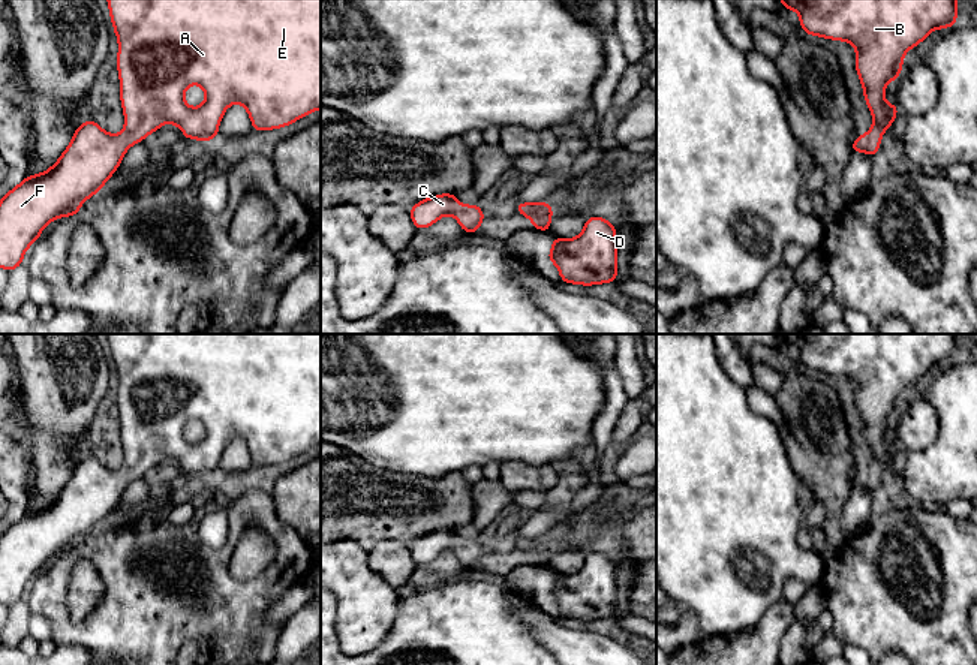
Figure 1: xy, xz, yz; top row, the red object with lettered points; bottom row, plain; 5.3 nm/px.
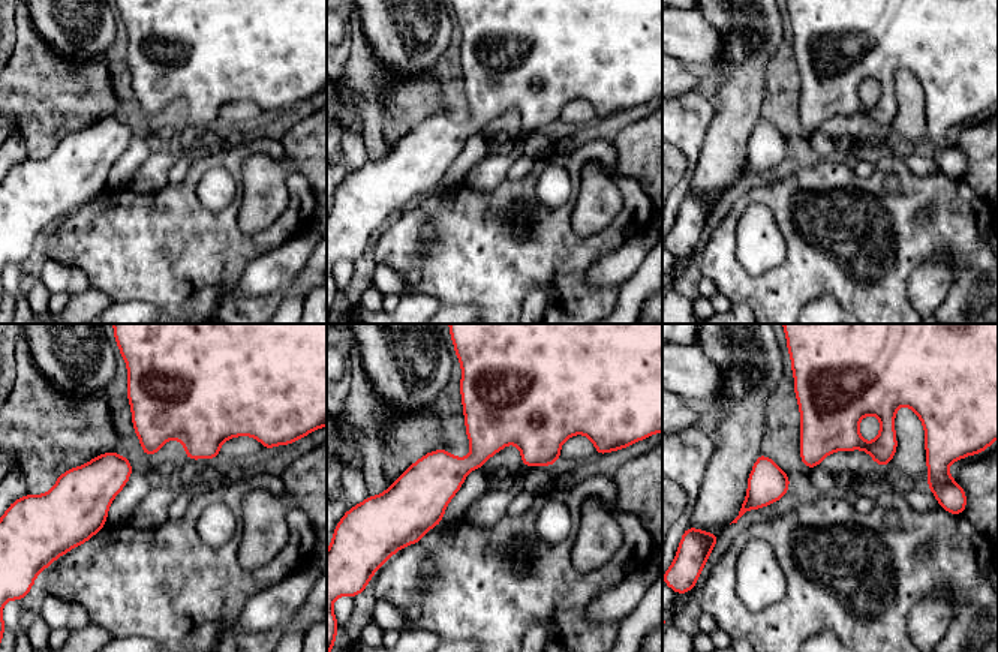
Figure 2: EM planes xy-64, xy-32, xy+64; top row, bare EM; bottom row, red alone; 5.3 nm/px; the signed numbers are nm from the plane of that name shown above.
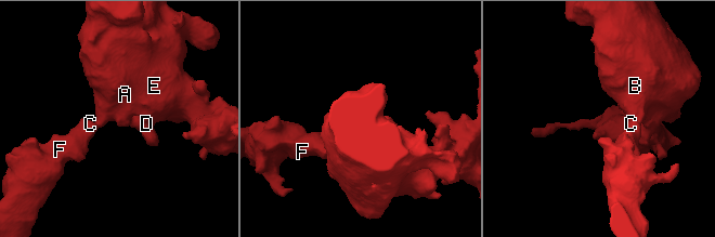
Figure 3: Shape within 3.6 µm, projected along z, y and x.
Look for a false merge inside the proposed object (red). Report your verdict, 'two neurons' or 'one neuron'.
one neuron

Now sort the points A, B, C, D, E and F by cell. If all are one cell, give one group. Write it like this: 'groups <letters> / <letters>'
groups A B C D E F

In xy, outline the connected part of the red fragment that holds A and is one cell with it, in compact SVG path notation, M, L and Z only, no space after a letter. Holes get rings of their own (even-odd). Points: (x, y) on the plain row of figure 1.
M106 334L114 368L118 374L117 406L120 412L120 436L124 449L124 464L121 469L105 467L94 455L82 457L58 496L45 508L25 511L25 514L10 524L0 535L0 604L13 607L22 601L25 586L34 580L45 562L54 554L79 550L79 542L93 530L102 526L103 520L118 505L124 488L130 481L142 478L150 469L165 458L178 461L183 473L208 478L217 473L219 460L229 440L241 439L249 448L253 467L282 464L294 457L321 445L321 334ZM198 419L205 427L205 436L193 443L184 437L184 427L189 421Z

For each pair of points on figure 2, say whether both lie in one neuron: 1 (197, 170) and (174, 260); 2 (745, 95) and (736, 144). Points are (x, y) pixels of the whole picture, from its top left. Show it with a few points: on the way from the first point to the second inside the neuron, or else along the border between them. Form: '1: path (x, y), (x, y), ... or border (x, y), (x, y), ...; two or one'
1: path (185, 192), (174, 213), (174, 237); one
2: path (739, 107), (736, 132); one

